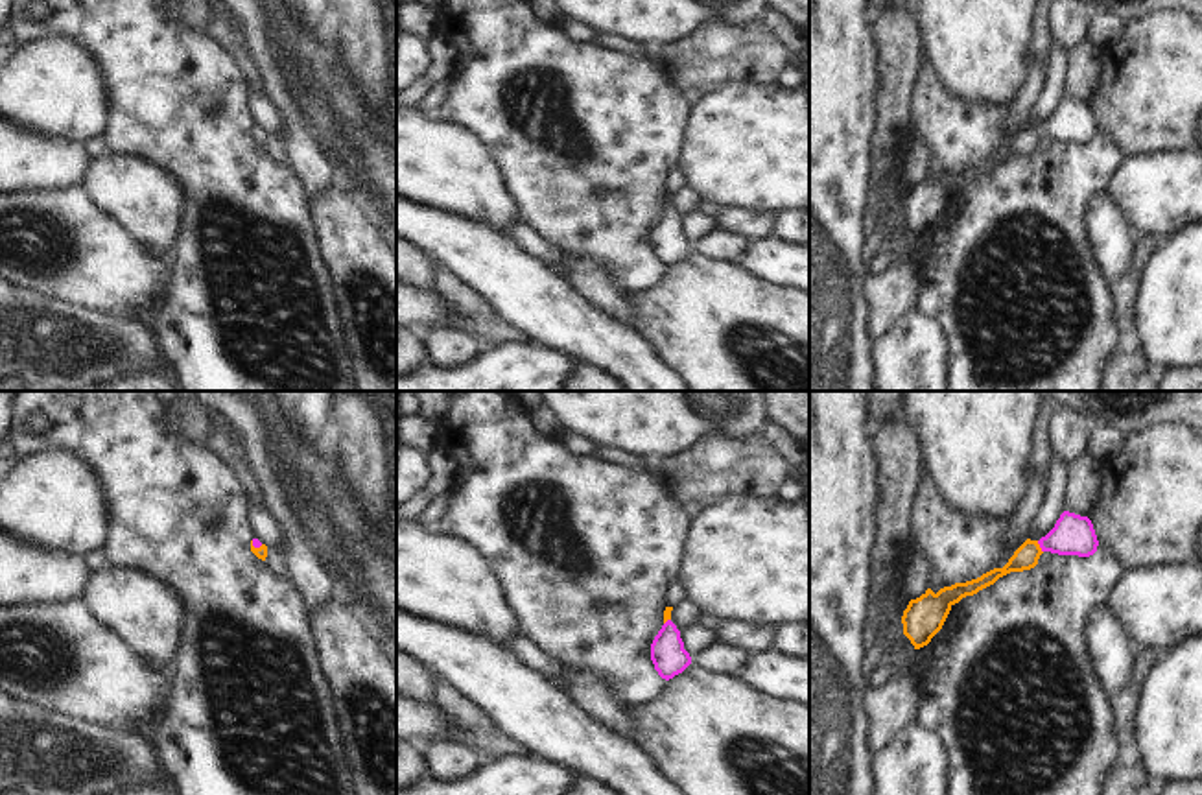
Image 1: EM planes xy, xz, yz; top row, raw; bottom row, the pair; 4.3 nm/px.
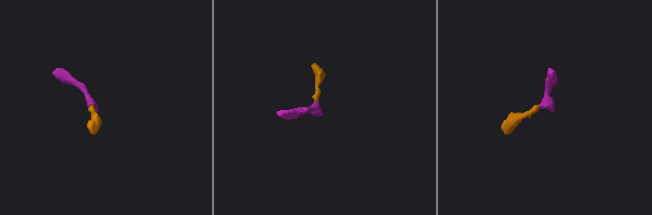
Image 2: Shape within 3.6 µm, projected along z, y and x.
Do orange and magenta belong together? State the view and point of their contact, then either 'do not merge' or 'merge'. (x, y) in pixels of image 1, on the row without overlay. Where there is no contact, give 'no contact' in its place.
yz (1038, 133) | merge

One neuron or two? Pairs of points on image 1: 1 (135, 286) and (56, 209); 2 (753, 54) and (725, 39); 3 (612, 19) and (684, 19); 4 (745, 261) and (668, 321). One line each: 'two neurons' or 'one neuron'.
1: one neuron
2: one neuron
3: one neuron
4: two neurons

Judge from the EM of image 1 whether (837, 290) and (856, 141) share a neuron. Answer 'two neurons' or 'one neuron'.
one neuron

